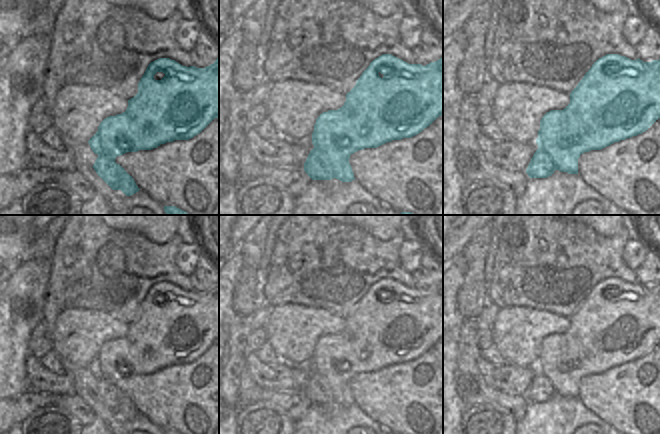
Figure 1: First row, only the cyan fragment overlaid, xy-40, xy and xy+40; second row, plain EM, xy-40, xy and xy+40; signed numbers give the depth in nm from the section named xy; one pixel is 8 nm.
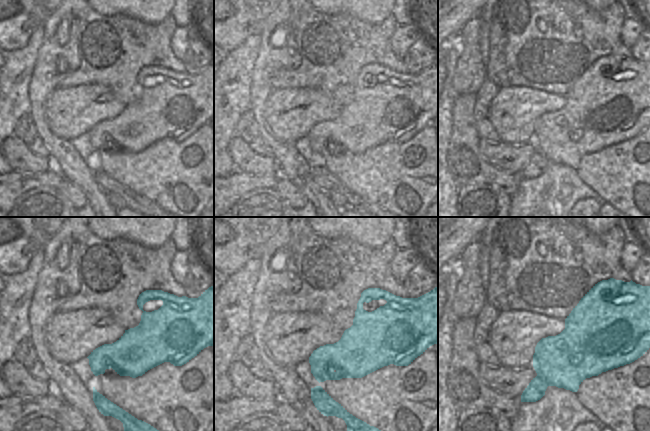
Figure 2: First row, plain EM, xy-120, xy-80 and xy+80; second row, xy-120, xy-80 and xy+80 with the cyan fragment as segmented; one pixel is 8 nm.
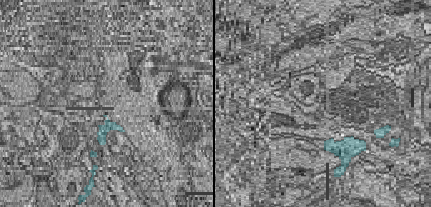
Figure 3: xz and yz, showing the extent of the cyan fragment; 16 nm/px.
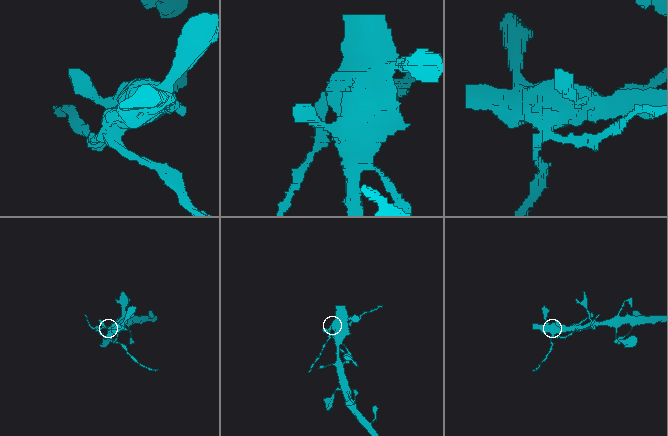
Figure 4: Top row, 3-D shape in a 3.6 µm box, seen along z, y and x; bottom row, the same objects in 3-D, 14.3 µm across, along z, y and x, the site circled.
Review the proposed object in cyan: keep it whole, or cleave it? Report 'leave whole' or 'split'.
split

